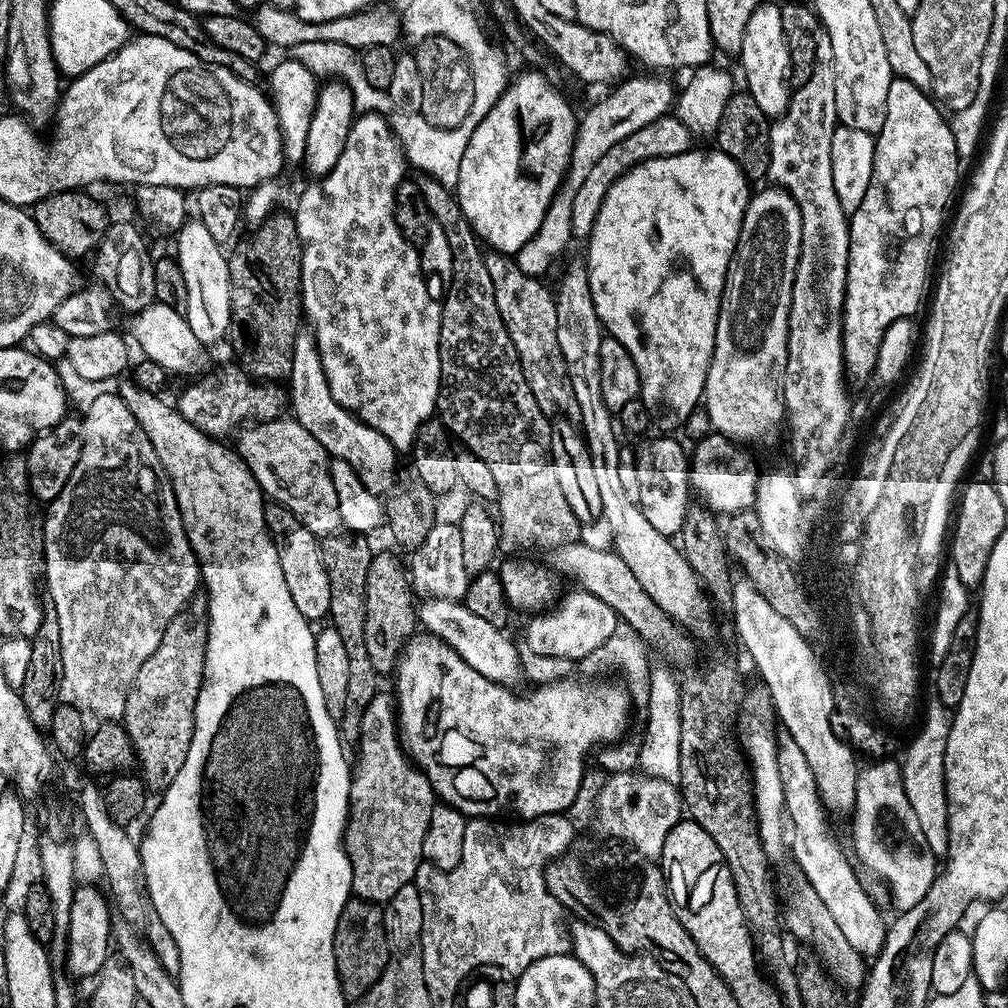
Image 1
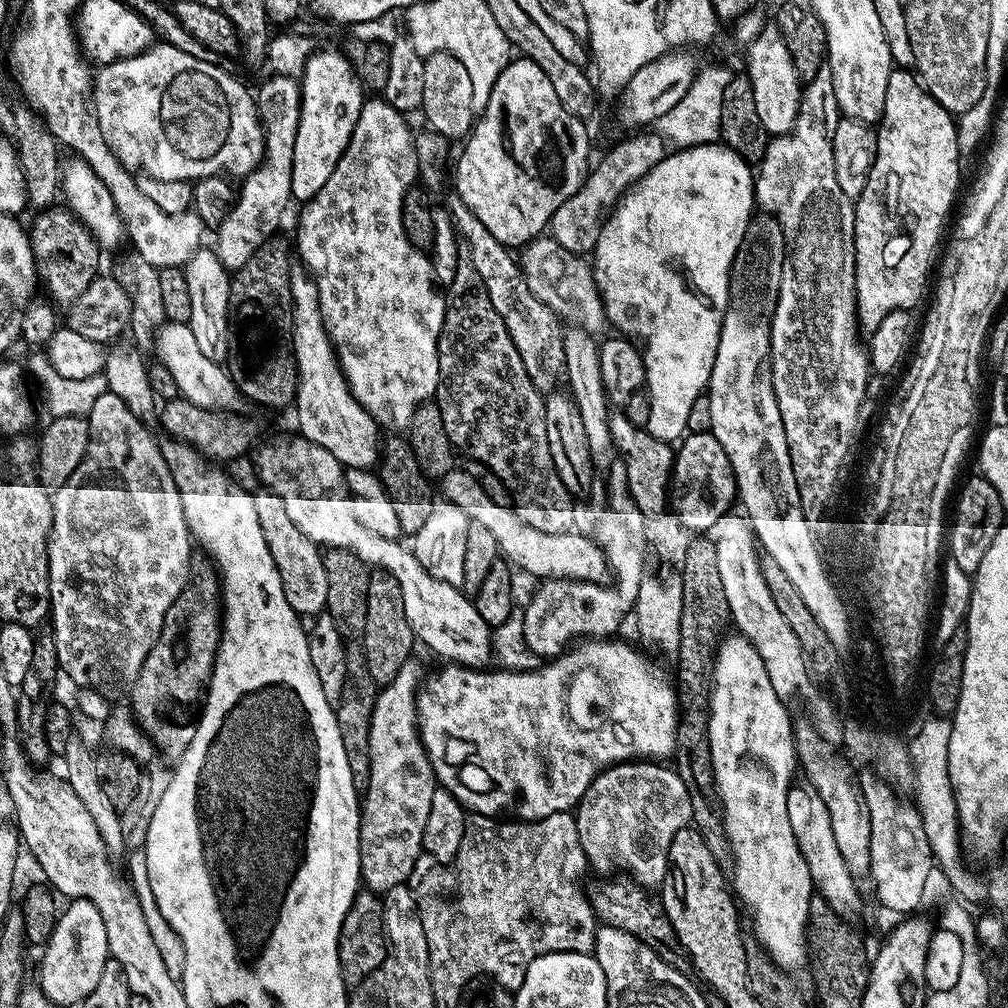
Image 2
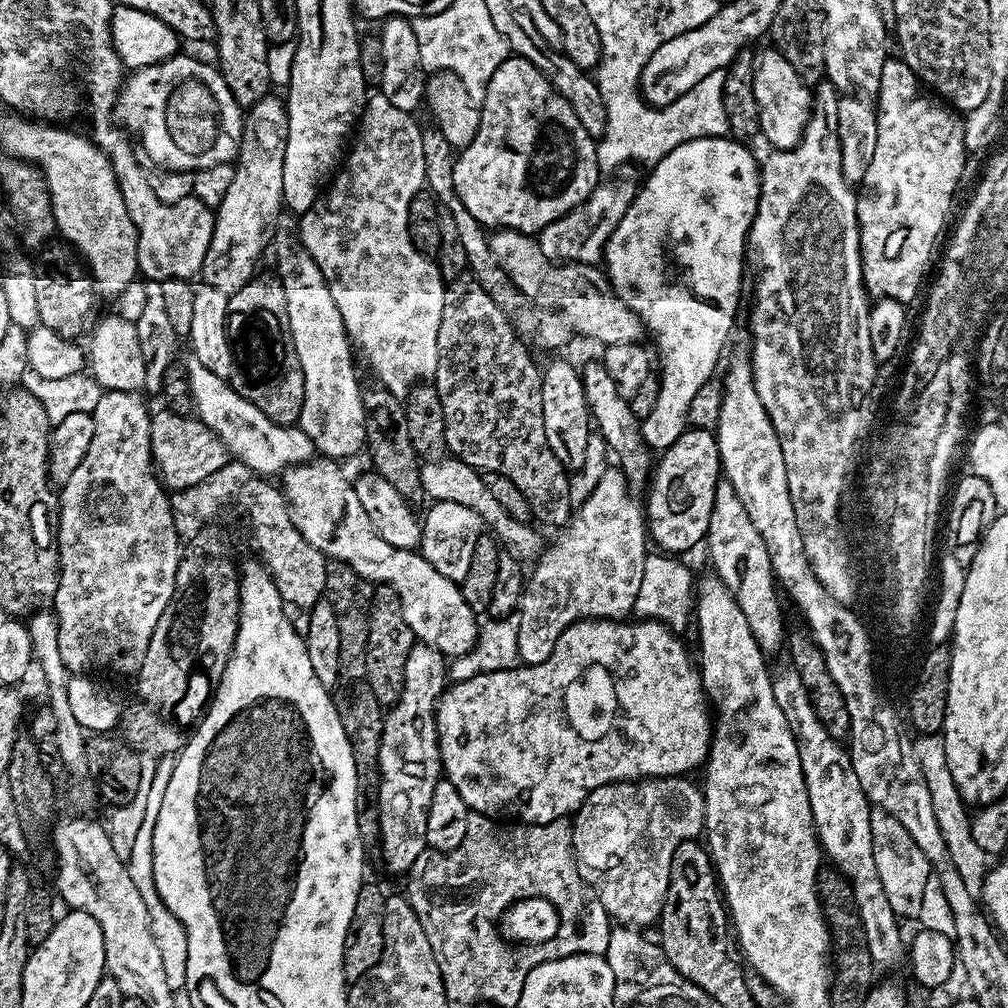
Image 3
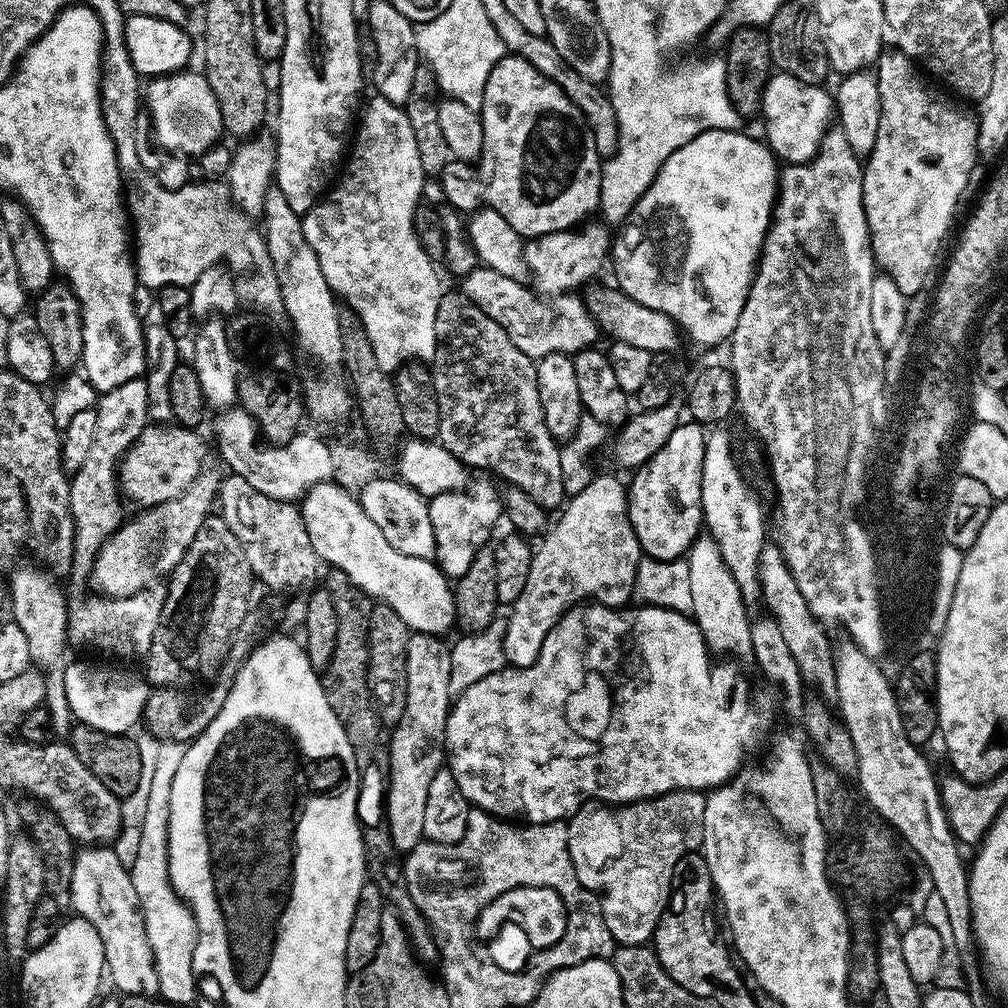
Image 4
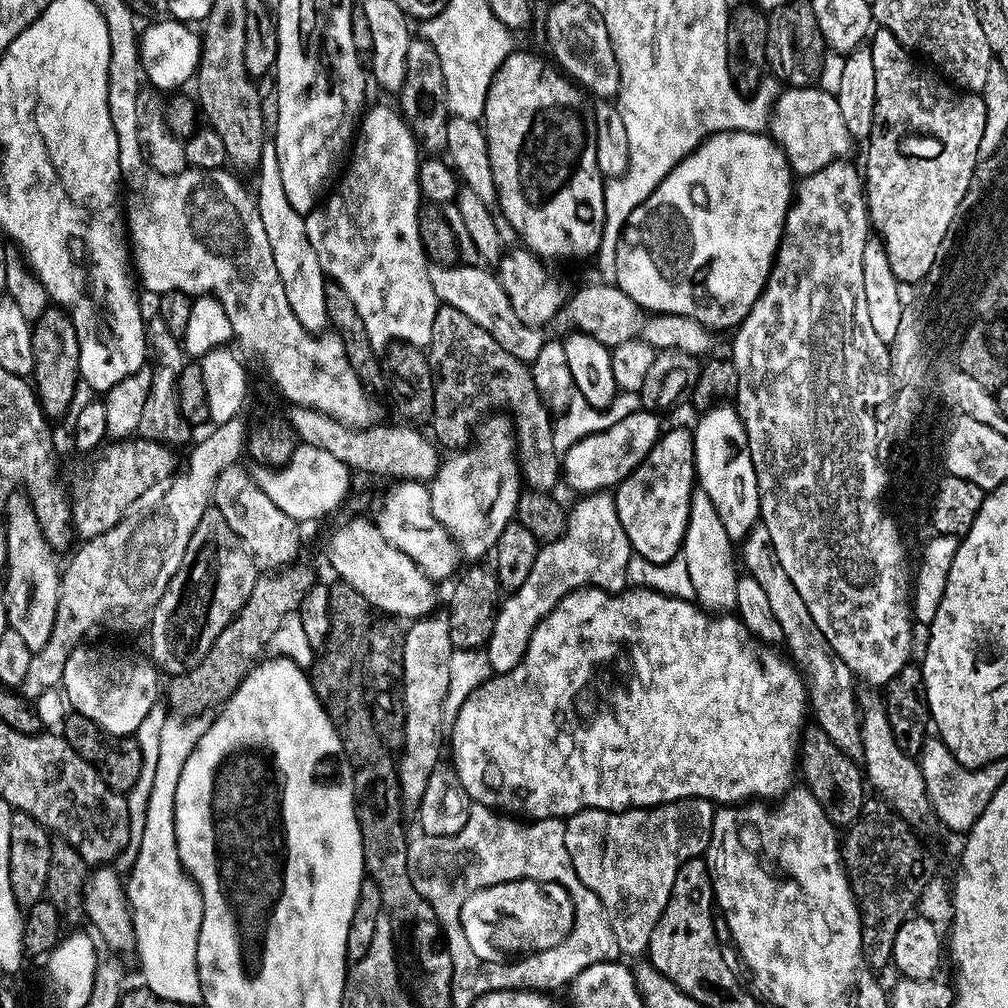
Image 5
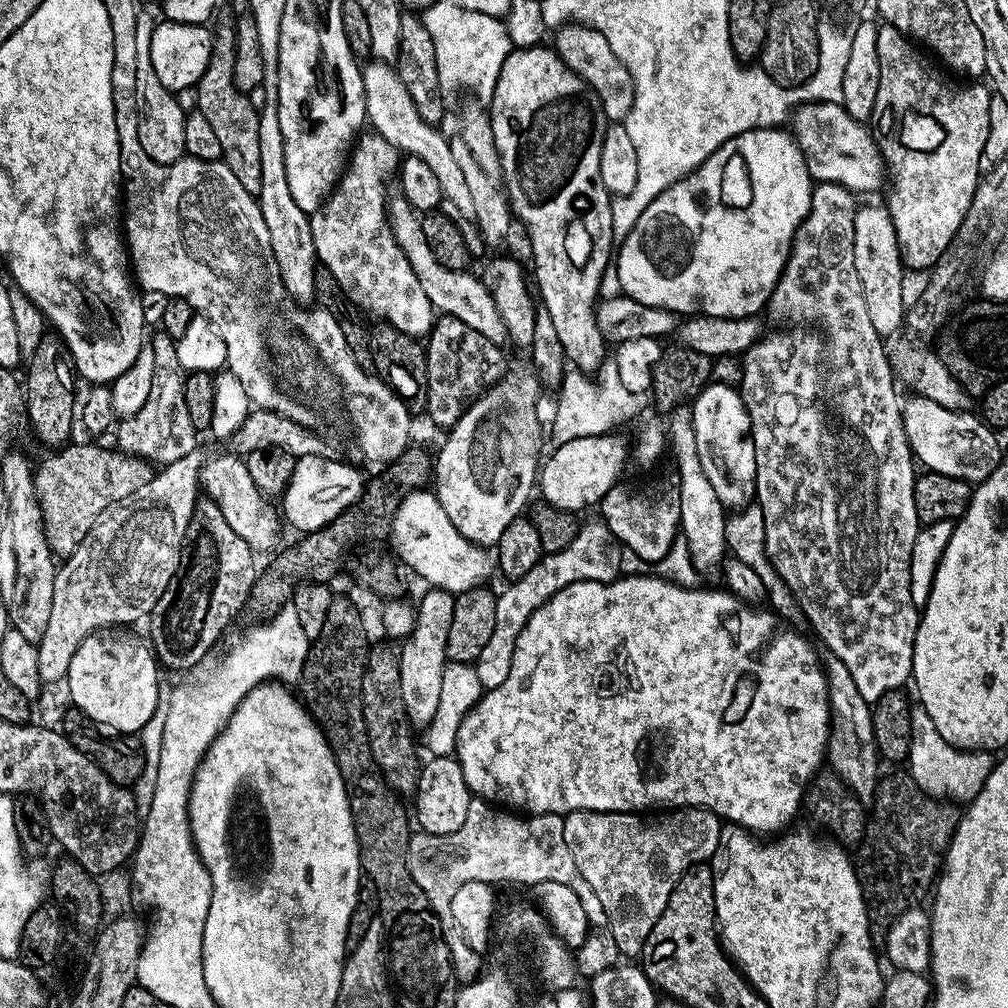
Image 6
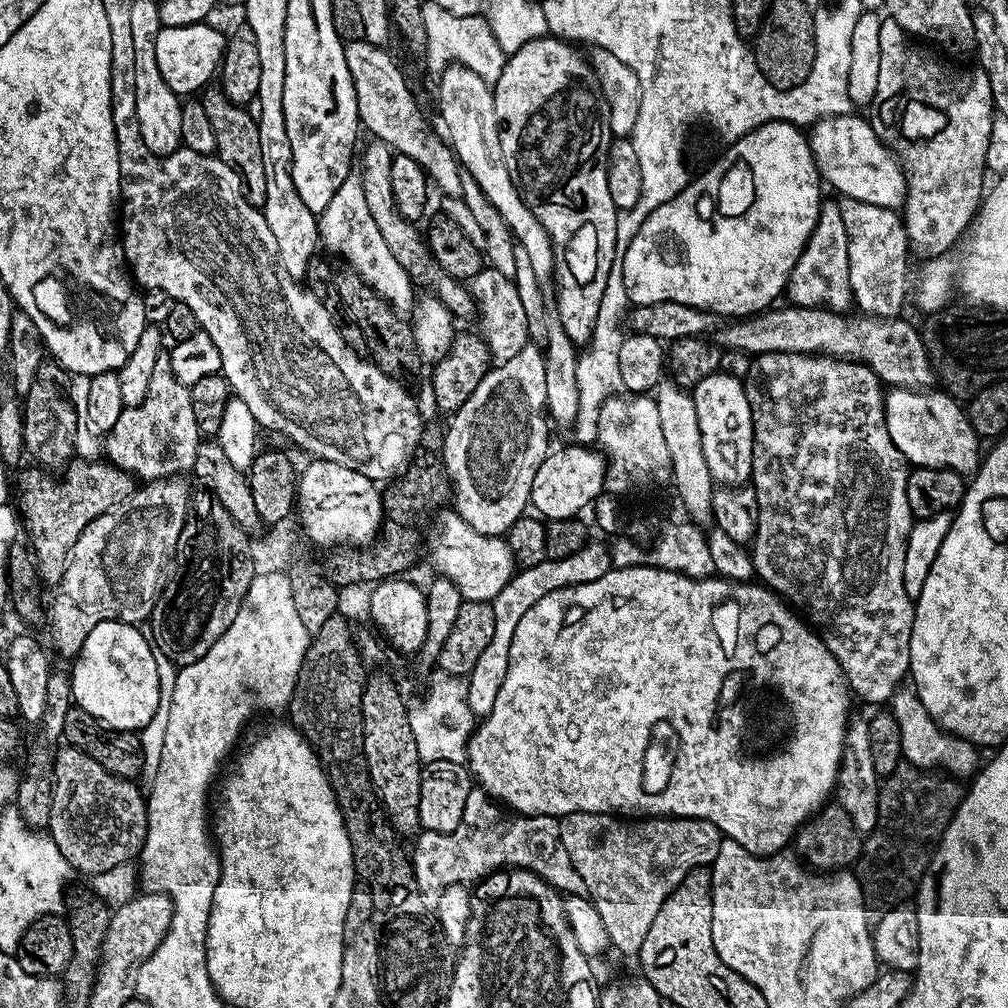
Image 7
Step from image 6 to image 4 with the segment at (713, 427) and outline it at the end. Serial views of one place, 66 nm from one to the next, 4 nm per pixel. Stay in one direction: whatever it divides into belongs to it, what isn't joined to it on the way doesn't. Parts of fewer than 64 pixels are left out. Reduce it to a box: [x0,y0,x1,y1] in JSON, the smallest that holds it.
[702,430,766,602]

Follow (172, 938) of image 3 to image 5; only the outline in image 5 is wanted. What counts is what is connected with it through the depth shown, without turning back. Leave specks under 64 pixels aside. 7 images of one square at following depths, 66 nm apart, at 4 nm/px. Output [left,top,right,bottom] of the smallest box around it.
[126,718,202,1006]

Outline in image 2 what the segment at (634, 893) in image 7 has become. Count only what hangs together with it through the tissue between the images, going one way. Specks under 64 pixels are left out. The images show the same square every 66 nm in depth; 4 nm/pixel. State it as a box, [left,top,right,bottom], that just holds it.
[574,762,692,889]

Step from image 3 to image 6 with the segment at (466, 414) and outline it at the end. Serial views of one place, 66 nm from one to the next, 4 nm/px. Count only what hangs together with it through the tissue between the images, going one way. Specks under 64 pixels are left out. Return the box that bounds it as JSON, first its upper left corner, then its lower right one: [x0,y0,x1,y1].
[426,315,506,430]

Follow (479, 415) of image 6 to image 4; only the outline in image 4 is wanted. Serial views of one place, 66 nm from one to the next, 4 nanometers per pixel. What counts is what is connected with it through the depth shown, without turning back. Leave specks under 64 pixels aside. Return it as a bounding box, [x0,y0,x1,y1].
[428,480,502,578]

